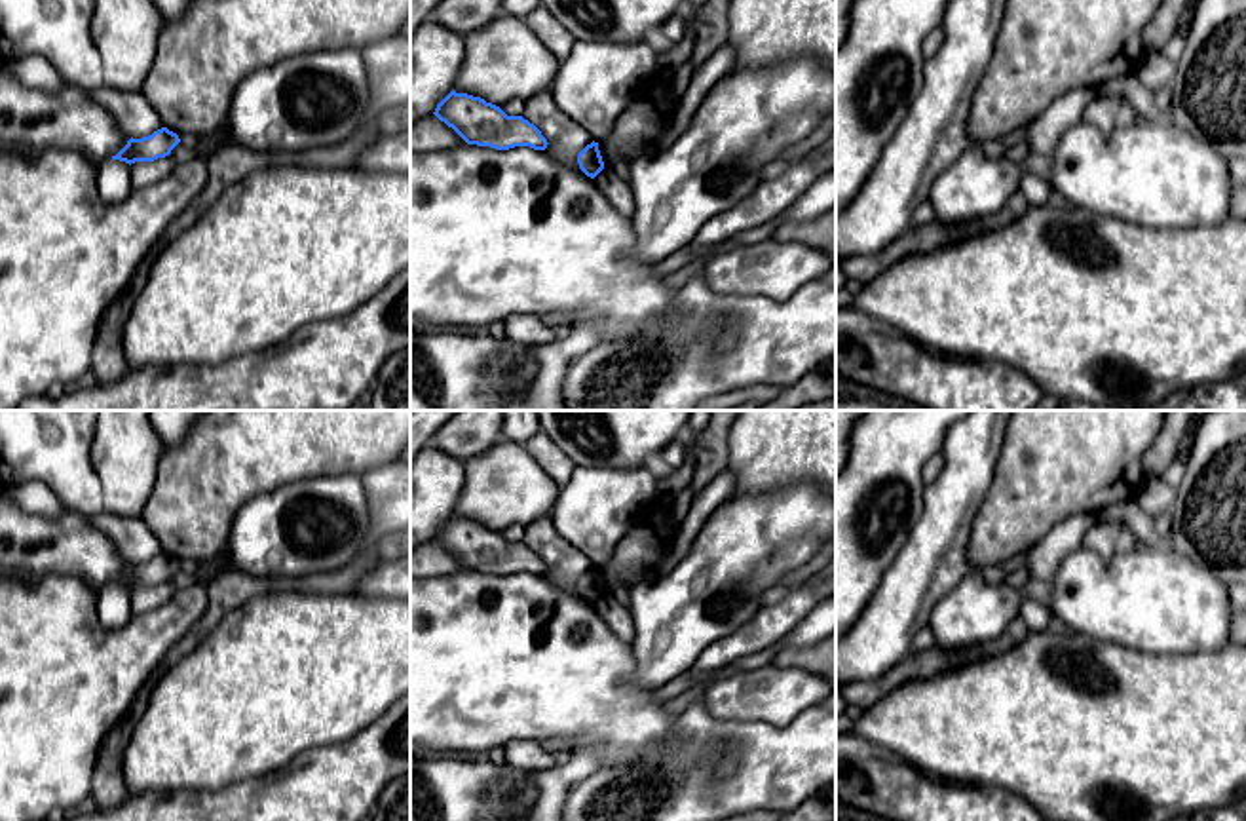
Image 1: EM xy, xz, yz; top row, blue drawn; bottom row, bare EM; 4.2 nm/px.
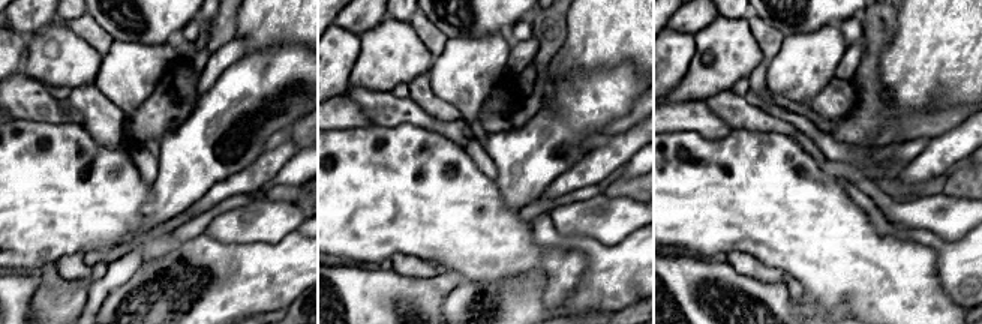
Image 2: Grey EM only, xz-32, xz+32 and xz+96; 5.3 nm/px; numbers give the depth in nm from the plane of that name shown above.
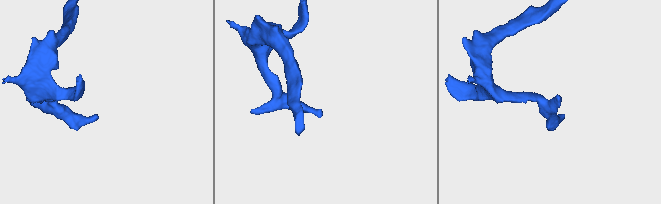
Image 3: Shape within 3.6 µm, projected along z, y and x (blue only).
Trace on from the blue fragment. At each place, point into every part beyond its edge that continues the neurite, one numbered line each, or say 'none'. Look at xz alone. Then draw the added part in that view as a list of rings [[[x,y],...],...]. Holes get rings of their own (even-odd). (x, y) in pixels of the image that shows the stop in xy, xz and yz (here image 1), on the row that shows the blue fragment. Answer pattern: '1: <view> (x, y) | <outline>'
none

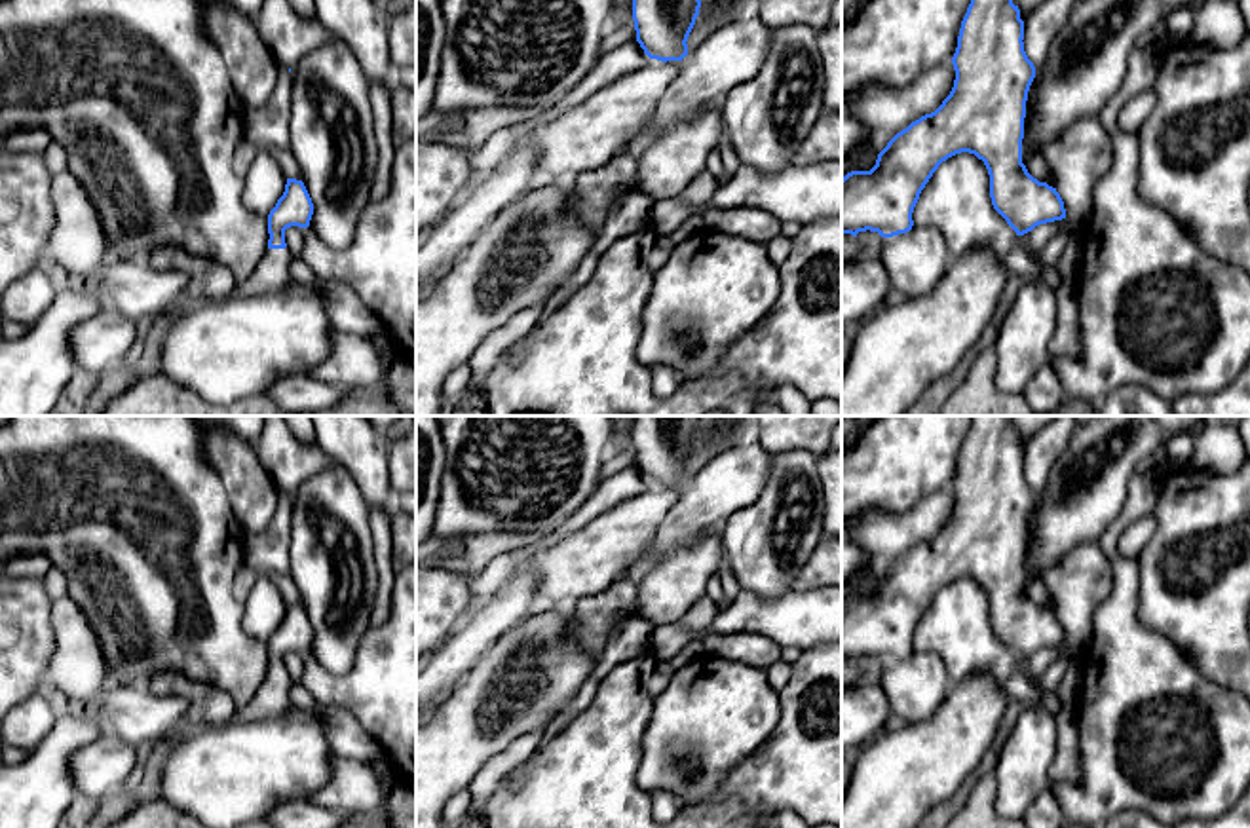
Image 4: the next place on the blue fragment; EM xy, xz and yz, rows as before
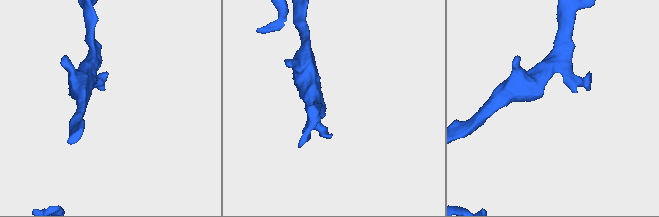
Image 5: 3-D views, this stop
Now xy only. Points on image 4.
1: xy (272, 272) | [[[268,249],[245,283],[237,283],[228,294],[232,298],[275,292],[291,283],[289,264],[293,253],[285,249]]]

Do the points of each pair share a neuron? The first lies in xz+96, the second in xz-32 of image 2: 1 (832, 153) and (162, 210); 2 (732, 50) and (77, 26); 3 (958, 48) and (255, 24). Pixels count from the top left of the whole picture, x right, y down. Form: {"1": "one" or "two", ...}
{"1": "one", "2": "two", "3": "one"}

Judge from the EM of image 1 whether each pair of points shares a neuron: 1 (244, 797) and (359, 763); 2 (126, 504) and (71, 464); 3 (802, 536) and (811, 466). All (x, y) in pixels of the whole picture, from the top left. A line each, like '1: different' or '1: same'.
1: same
2: different
3: different

